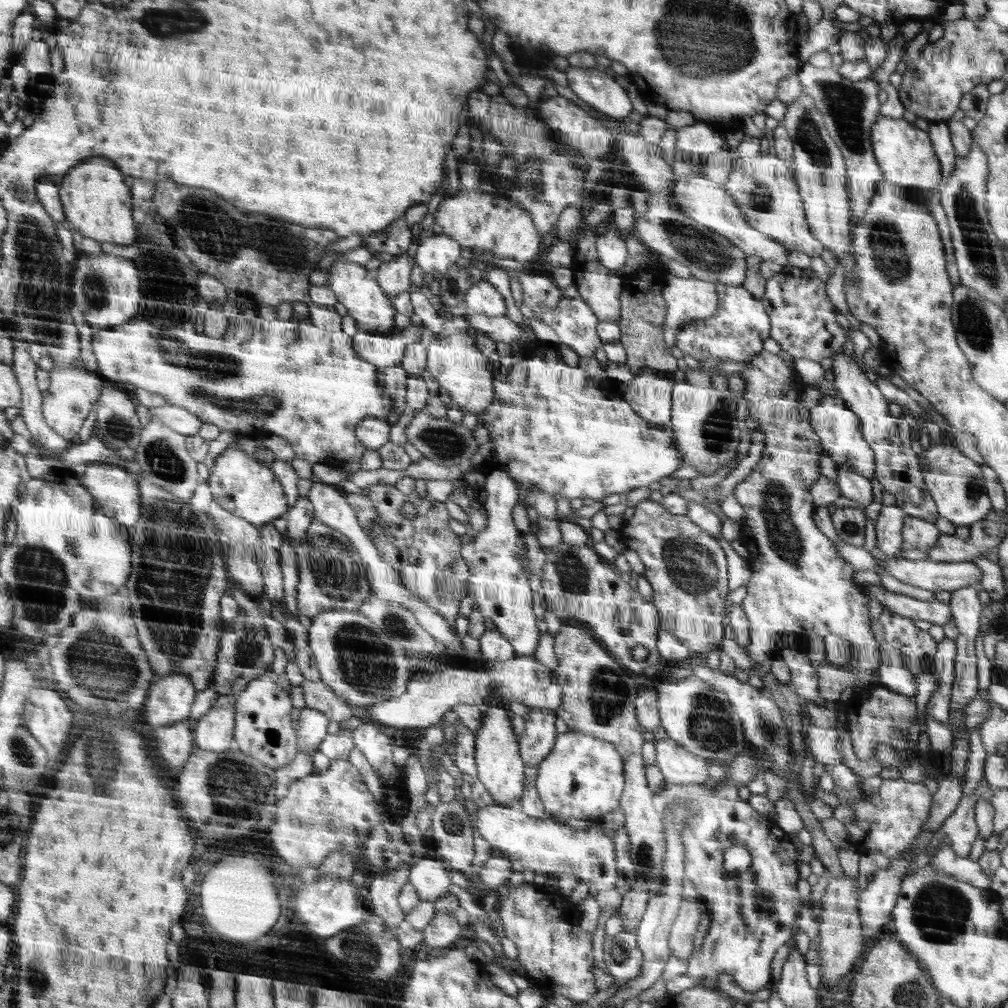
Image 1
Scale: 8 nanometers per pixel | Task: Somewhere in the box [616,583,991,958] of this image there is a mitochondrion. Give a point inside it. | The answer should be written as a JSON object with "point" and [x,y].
{"point":[941,911]}

